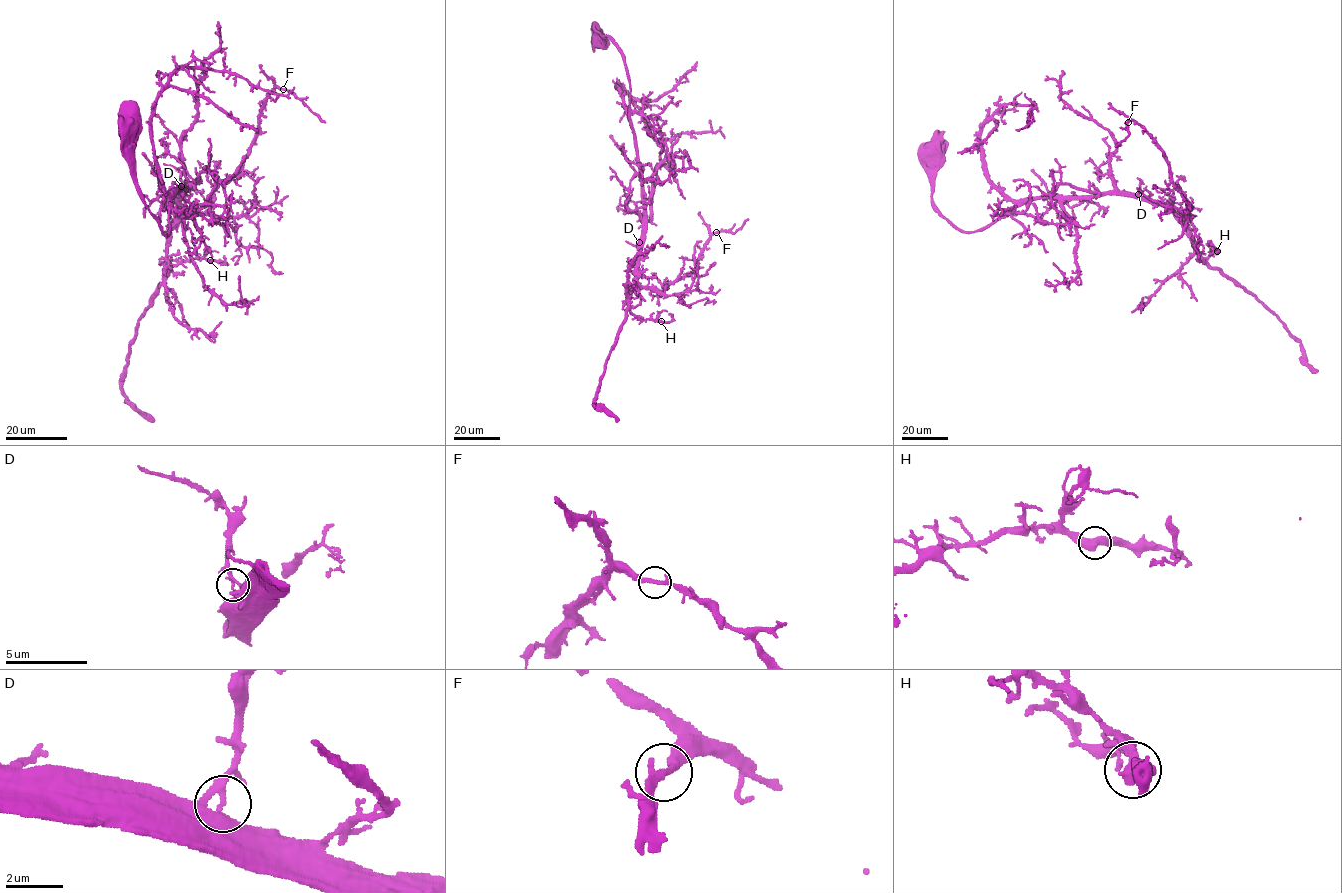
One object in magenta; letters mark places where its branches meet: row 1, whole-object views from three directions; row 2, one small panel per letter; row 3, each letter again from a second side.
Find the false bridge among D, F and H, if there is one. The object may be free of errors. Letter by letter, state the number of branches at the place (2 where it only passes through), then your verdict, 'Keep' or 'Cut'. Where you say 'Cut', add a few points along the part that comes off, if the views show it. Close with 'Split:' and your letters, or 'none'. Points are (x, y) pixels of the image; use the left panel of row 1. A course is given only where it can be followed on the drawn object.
D: Branches: 2. Keep
F: Branches: 2. Keep
H: Branches: 2. Keep
Split: none

